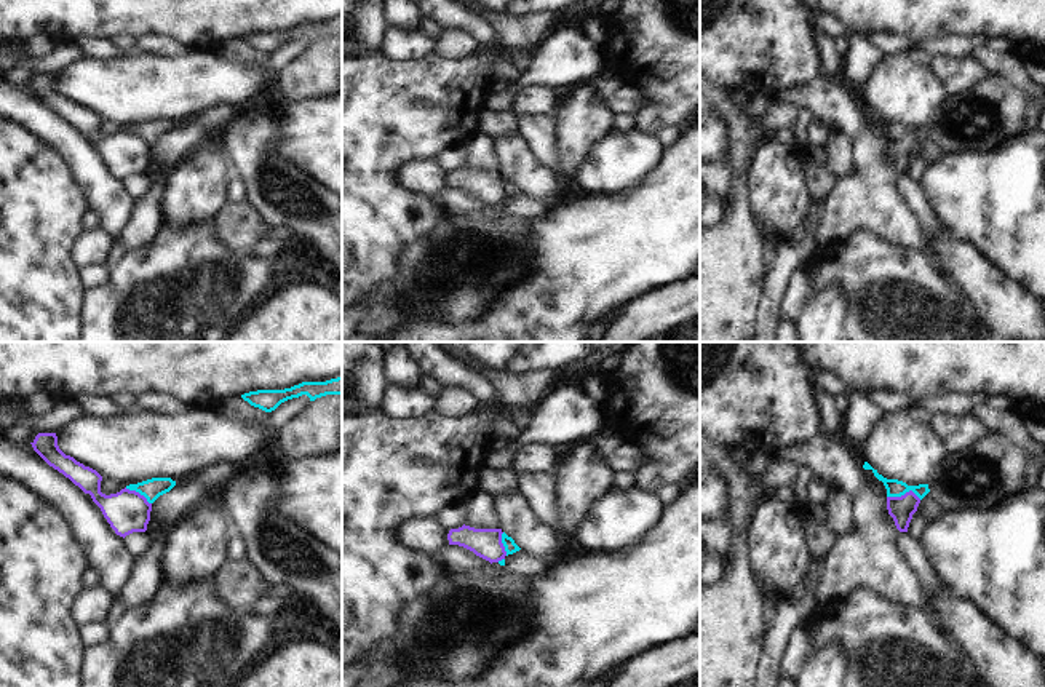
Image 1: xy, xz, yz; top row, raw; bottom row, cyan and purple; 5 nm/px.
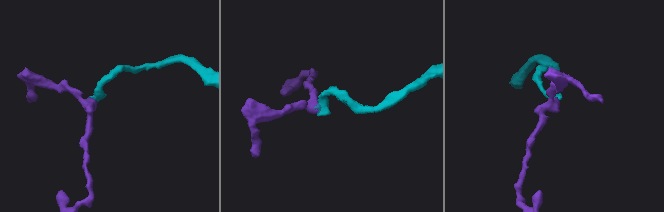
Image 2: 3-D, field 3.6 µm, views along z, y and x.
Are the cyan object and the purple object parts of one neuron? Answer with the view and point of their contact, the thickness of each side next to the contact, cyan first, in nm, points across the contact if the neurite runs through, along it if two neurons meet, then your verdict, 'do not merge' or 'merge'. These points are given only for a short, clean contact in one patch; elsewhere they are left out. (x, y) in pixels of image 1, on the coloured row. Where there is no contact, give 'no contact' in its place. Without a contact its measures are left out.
yz (905, 492) | 90/130 nm | along yz (887, 496), (903, 496), (913, 491), (921, 499) | do not merge

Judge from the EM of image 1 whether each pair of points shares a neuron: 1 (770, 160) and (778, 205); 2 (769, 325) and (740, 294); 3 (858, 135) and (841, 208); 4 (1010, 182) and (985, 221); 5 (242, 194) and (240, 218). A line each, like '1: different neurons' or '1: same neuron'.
1: same neuron
2: different neurons
3: same neuron
4: same neuron
5: different neurons

